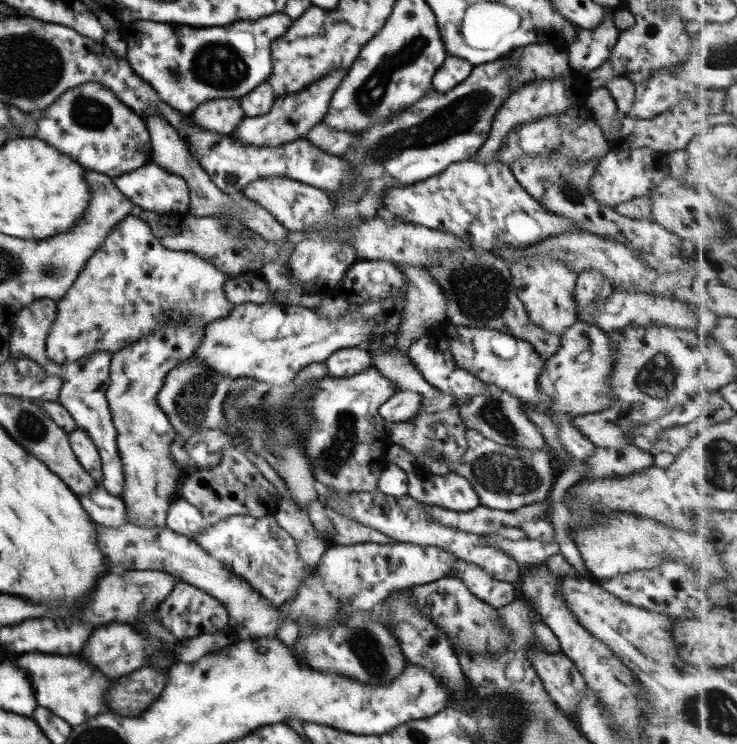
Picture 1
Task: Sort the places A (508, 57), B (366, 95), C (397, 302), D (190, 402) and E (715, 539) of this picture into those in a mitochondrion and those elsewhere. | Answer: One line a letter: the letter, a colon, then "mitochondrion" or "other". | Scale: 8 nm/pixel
A: other
B: mitochondrion
C: other
D: mitochondrion
E: other

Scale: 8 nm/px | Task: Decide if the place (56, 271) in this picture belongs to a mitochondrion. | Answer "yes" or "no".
yes

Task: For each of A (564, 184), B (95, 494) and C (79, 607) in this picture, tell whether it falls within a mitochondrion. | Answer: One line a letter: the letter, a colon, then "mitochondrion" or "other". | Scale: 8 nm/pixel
A: mitochondrion
B: other
C: other

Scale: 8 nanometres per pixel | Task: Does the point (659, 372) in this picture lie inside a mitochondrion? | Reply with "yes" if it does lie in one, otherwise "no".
yes

